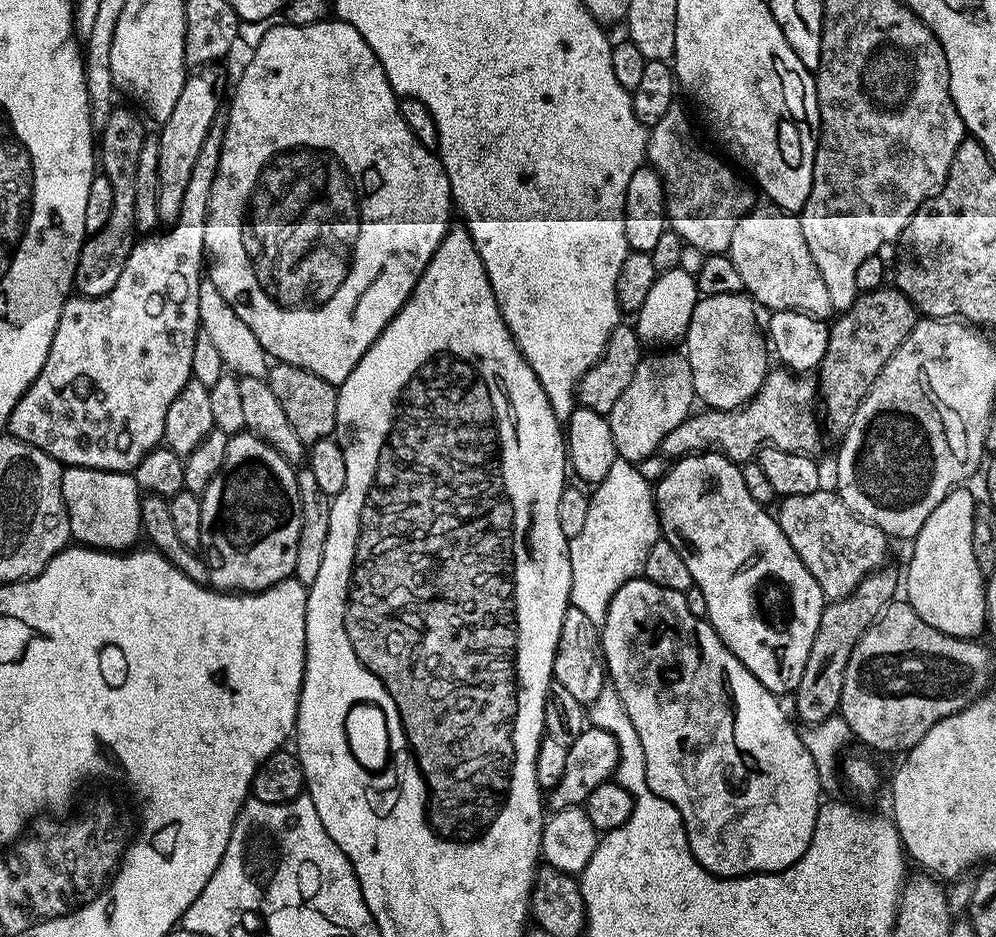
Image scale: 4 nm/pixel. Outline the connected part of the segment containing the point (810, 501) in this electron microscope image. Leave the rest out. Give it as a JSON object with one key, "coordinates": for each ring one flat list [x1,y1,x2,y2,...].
{"coordinates":[[821,490,814,494,794,494,783,497,779,504,780,509,775,509,774,515,782,534,786,534,790,546,794,546,794,550,798,554,798,558,802,558,806,570,810,570,810,574,814,574,818,586,829,601,846,598,862,582,862,578,866,578,877,568,885,567,887,560,884,559,888,556,890,537,878,525,854,515,846,506,846,502,842,502,839,492]]}

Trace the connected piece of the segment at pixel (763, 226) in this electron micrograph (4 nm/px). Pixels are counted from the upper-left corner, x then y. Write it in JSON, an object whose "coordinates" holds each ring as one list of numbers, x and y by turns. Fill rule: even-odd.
{"coordinates":[[749,210,738,222,738,226,734,226,734,238,730,238,730,246,726,253,734,262,738,274,742,274,744,292,761,309,768,308,767,310,772,312,794,310,827,321,834,312,830,293,826,290,826,282,822,280,822,274,818,272,818,266,814,262,814,254,810,254,810,246,806,246,806,237,802,235,799,215,779,210,756,211]]}

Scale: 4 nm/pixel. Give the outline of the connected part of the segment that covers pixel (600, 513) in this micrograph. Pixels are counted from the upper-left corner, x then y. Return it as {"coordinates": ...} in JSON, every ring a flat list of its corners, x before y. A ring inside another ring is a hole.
{"coordinates":[[616,459,606,478,591,489,582,534,568,541,571,607,582,610,598,626,604,623,612,596,618,594,623,584,643,573,650,546,662,536,653,485,636,468,639,467,633,461]]}

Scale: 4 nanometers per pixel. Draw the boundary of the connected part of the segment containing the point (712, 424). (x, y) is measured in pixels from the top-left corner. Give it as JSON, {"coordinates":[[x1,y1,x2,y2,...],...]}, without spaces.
{"coordinates":[[776,366,768,372,761,388,748,403,728,411,701,410,688,415,659,446,661,453,679,458,705,450,719,450,730,460,751,461,765,446,787,452,816,454,822,437,822,420,818,415,818,384,804,374]]}

